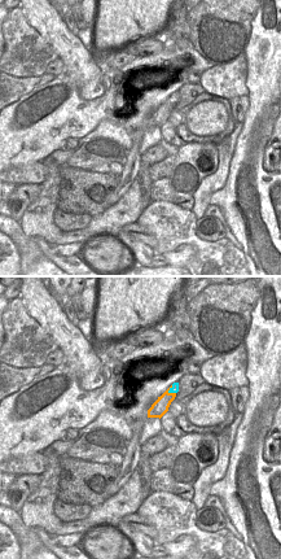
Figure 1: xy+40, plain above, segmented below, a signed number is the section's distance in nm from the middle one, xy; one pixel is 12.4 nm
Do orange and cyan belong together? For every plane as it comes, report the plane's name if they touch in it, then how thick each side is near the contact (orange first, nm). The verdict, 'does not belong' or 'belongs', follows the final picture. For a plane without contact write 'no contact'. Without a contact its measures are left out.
meets orange in xy+40; 190 nm thick on the orange side, 100 nm on the other

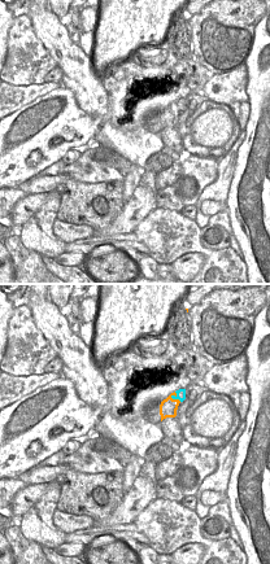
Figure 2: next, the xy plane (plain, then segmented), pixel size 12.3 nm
meets orange in xy; 220 nm thick on the orange side, 130 nm on the other

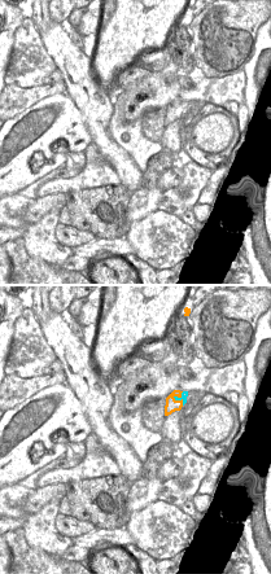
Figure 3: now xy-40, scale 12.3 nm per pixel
meets orange in xy-40; 160 nm thick on the orange side, 90 nm on the other

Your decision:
does not belong

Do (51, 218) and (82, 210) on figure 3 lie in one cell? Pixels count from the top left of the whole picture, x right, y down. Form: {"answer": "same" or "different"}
{"answer": "different"}

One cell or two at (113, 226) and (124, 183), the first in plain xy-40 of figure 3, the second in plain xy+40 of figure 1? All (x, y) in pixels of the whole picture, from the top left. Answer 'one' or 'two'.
two

